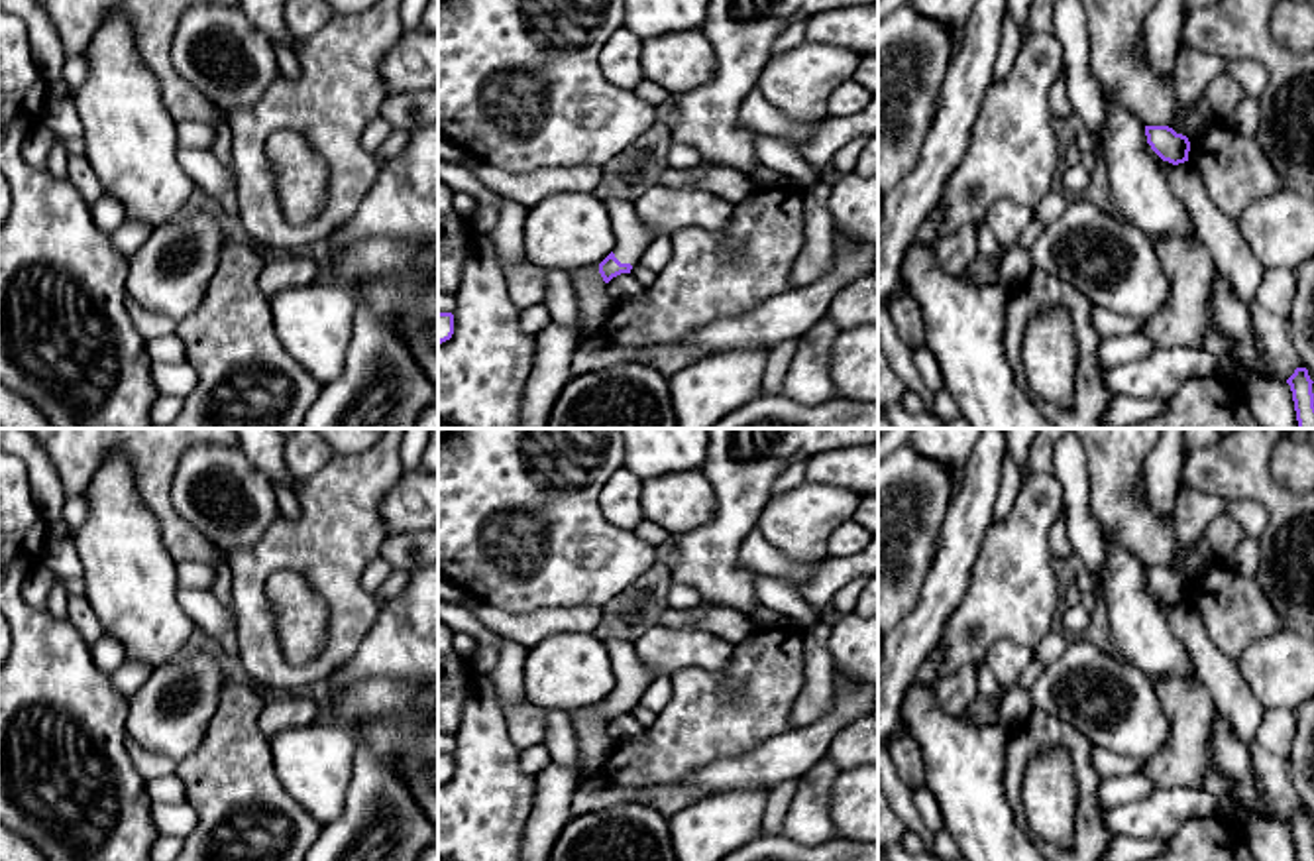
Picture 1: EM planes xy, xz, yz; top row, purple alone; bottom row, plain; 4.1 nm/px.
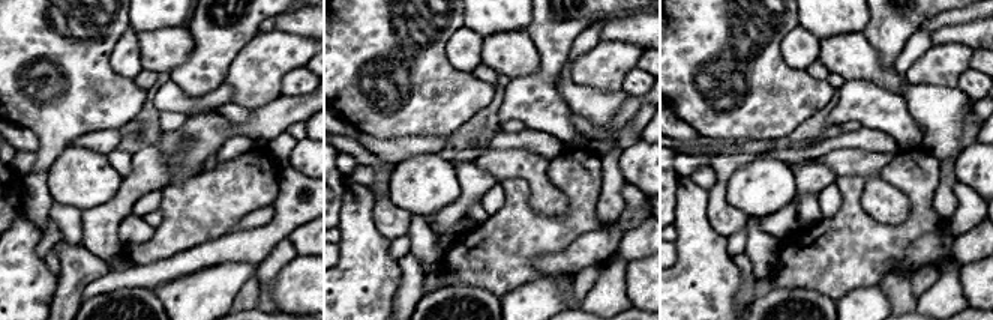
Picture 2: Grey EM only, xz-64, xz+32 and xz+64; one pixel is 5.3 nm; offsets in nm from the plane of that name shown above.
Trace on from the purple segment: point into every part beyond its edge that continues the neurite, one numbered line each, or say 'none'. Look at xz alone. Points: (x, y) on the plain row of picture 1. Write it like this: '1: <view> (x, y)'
1: xz (633, 677)

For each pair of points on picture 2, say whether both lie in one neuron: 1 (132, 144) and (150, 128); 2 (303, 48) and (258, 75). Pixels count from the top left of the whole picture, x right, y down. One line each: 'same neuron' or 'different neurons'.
1: same neuron
2: same neuron

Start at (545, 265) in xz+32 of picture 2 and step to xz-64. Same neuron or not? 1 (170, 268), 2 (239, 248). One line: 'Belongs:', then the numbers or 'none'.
Belongs: 1, 2

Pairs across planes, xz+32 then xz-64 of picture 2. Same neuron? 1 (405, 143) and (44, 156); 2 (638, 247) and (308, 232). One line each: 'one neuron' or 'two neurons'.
1: two neurons
2: one neuron

